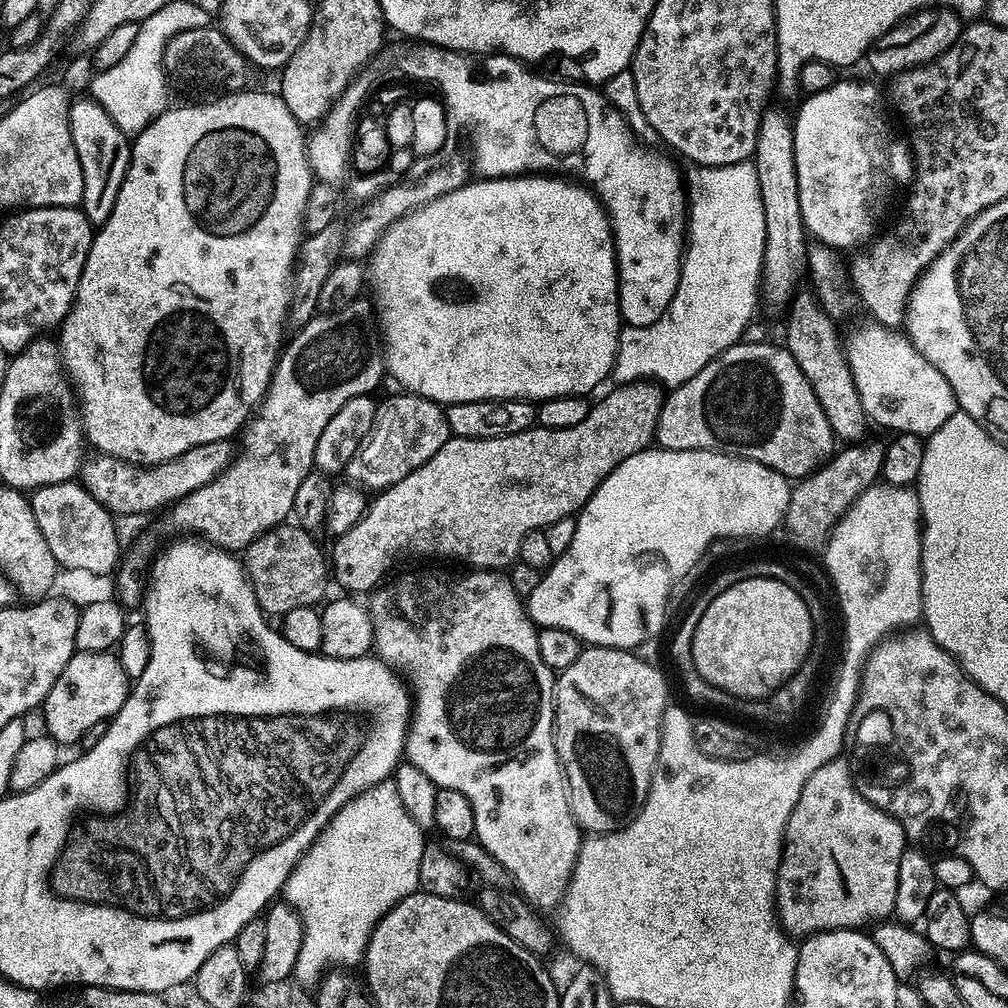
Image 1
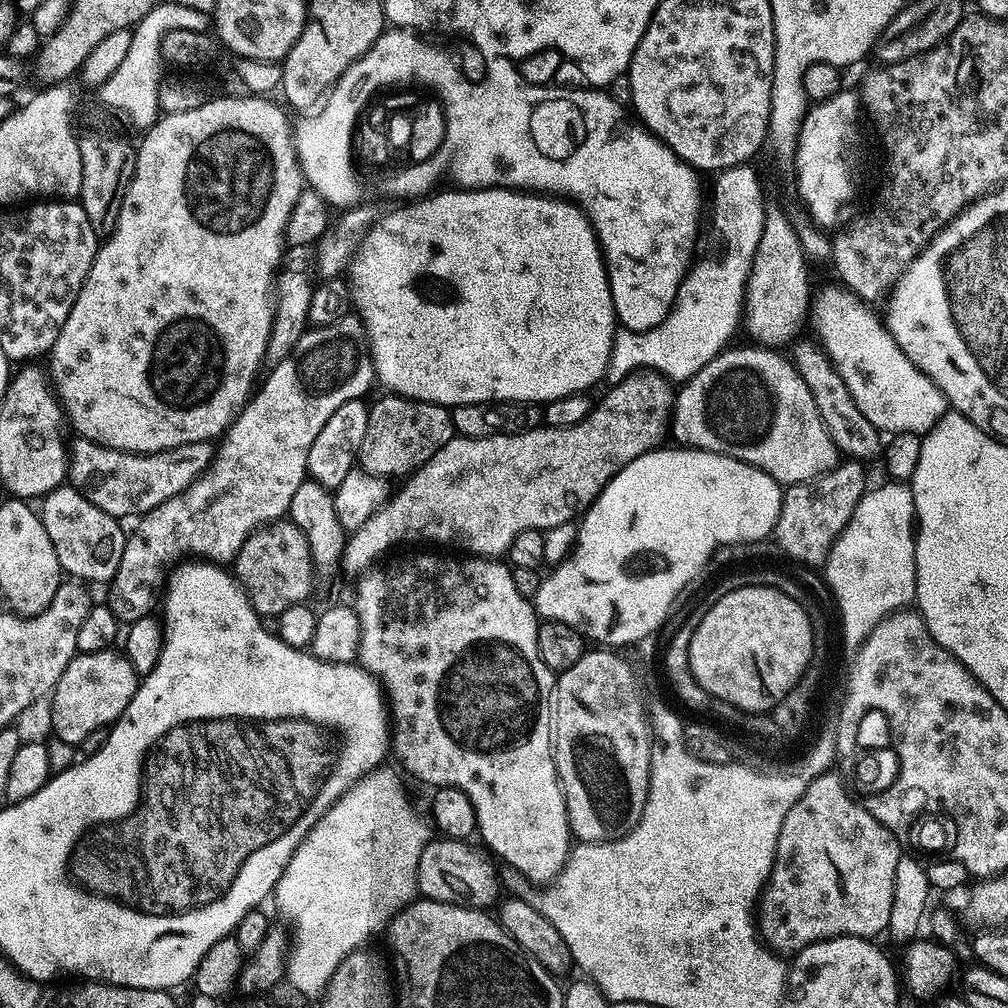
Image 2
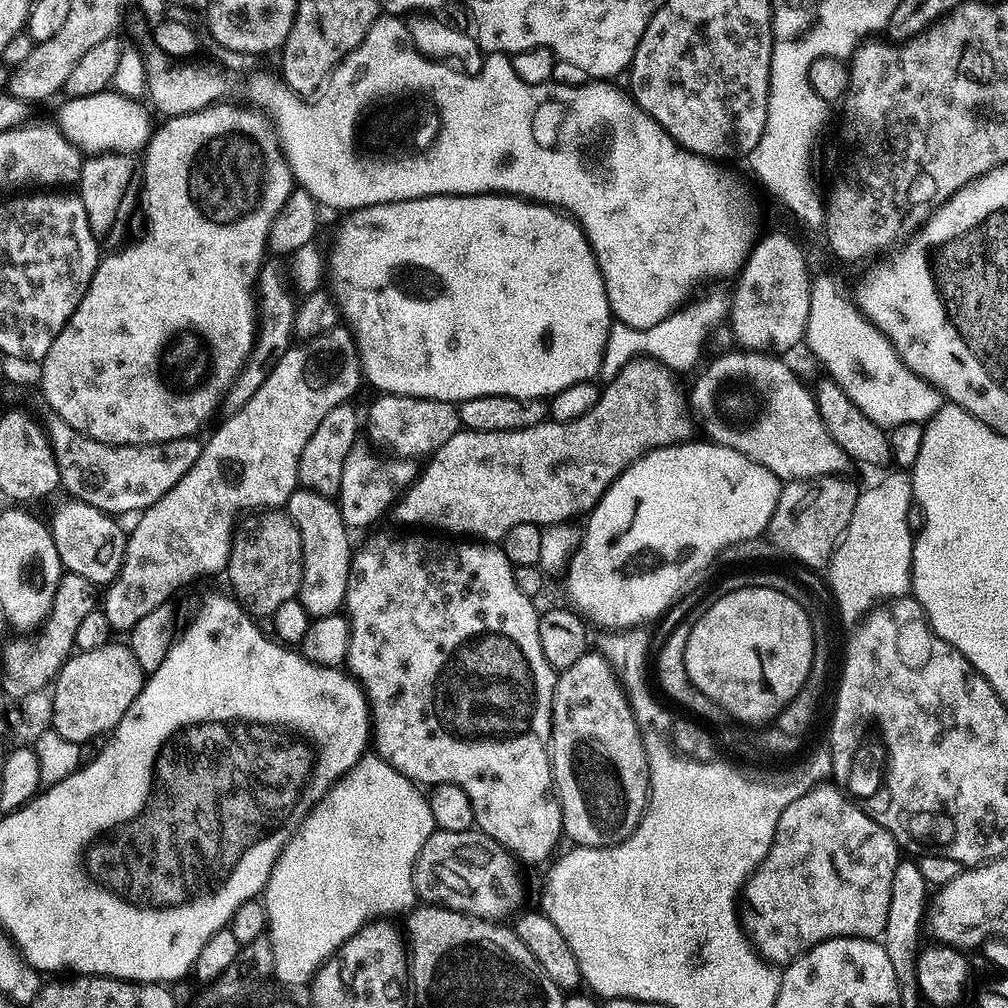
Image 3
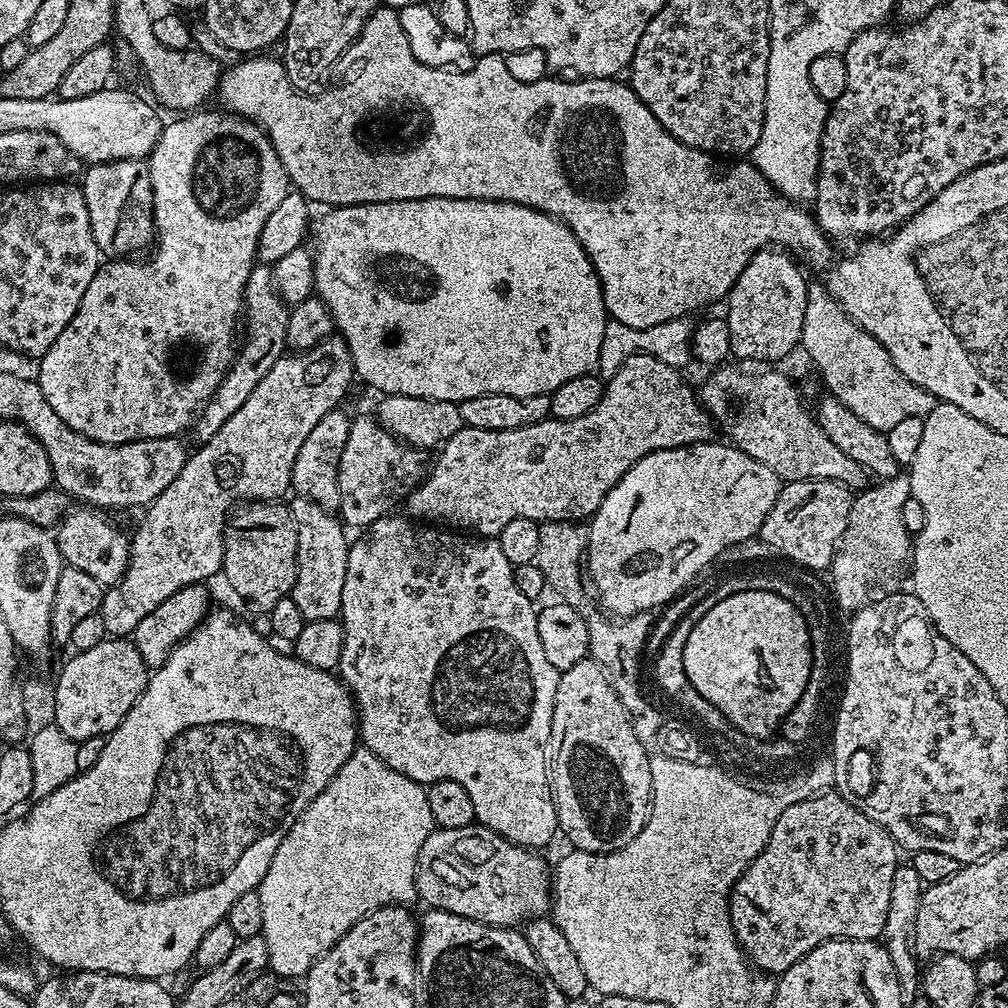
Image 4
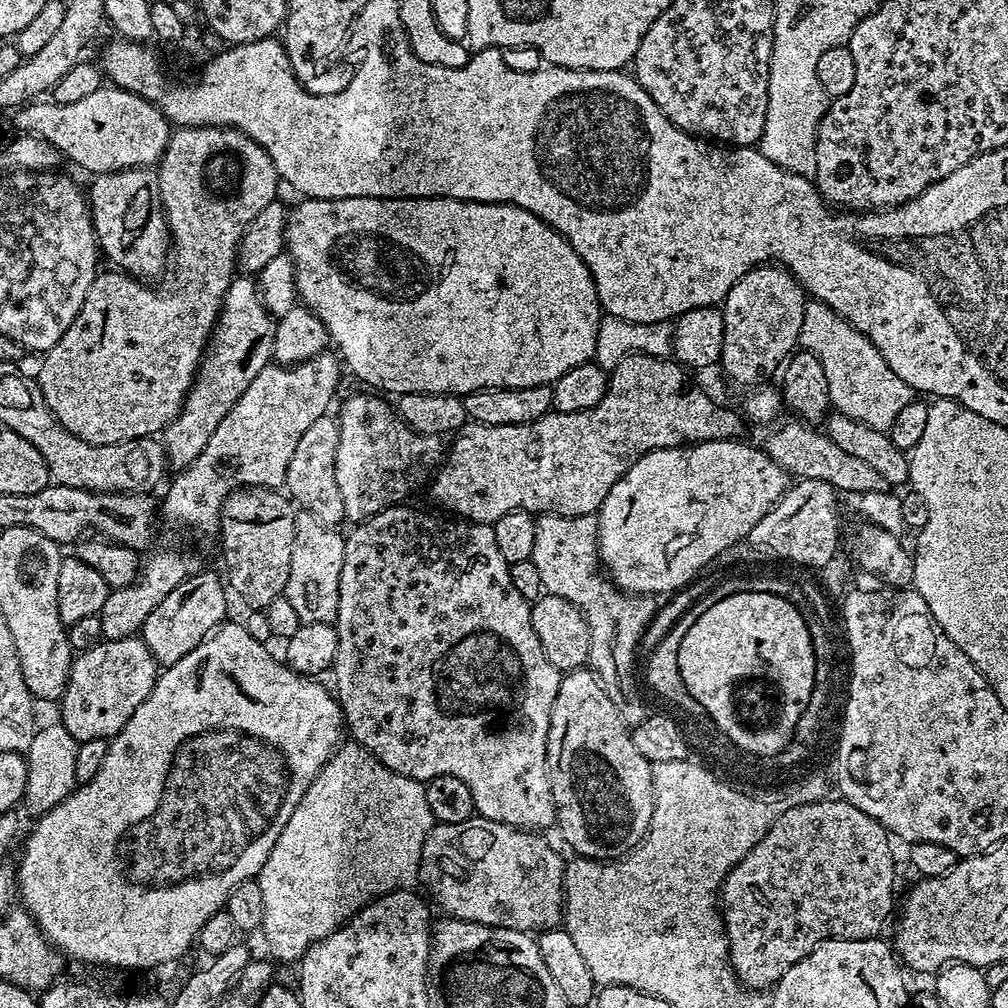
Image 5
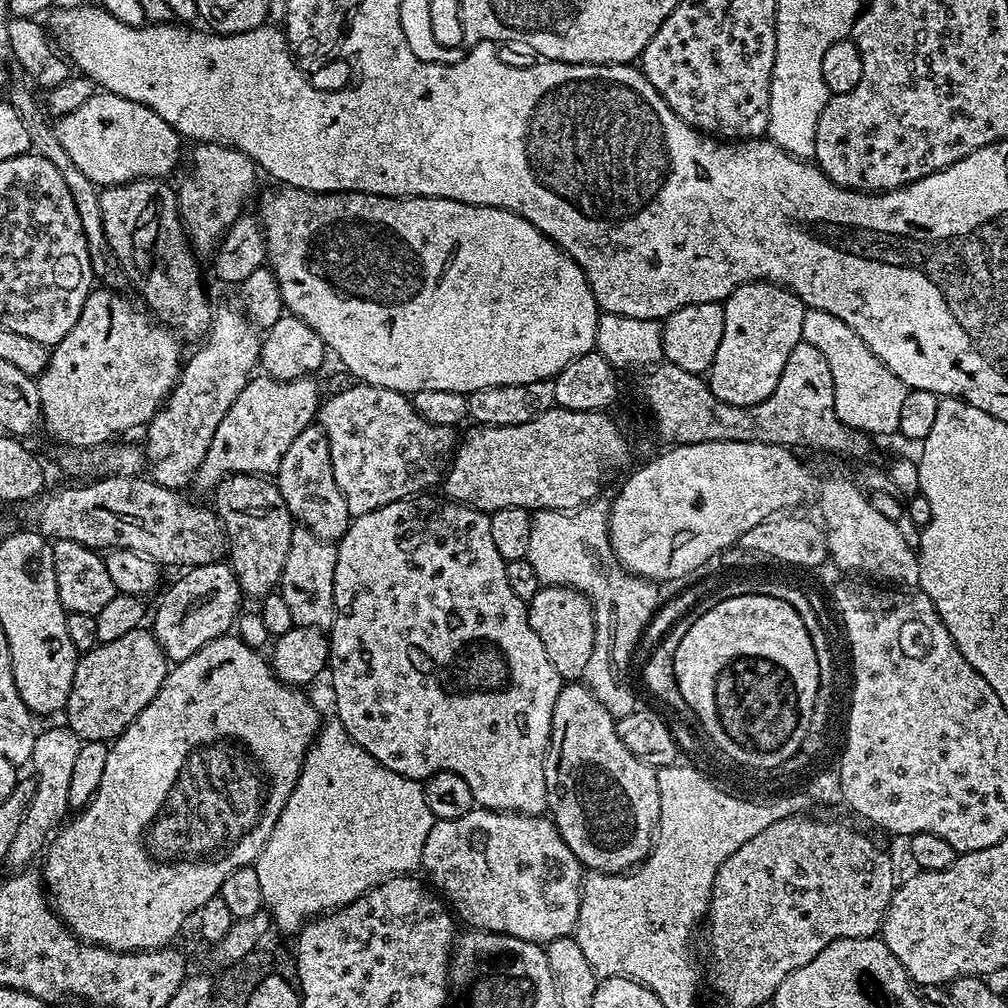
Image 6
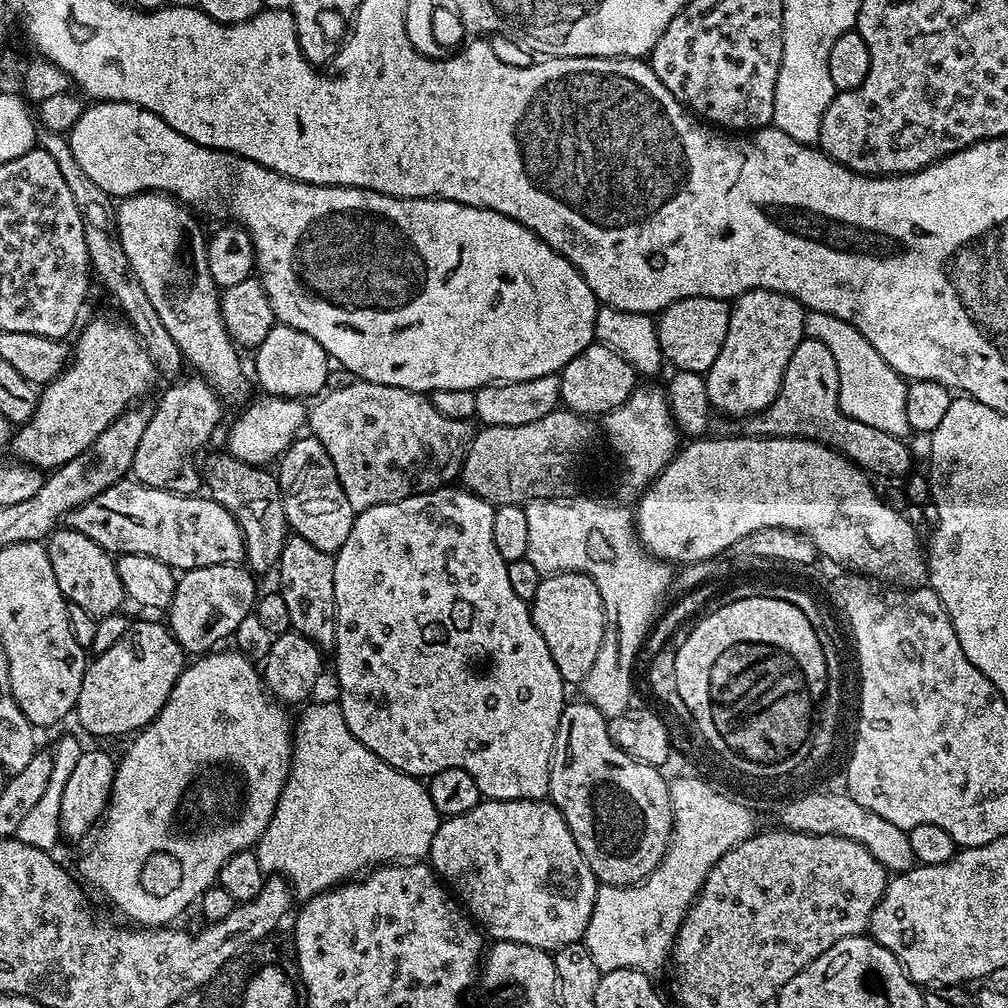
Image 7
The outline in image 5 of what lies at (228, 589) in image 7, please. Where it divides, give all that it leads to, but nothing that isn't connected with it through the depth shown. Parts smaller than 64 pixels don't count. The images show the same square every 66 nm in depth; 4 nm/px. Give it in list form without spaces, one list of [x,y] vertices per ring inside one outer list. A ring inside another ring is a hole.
[[[202,570],[182,582],[182,585],[176,586],[165,601],[154,608],[143,623],[140,637],[161,667],[180,661],[227,619],[228,602],[225,593],[227,591],[221,577],[219,580],[214,573]]]

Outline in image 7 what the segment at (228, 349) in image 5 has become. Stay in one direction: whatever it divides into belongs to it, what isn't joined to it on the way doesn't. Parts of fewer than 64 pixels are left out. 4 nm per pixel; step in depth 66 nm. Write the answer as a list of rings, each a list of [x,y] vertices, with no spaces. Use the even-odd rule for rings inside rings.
[[[192,374],[181,384],[172,384],[152,408],[152,417],[142,433],[142,442],[134,450],[131,475],[154,490],[166,490],[183,496],[194,496],[202,488],[202,472],[195,452],[208,444],[220,424],[221,397],[199,374]]]

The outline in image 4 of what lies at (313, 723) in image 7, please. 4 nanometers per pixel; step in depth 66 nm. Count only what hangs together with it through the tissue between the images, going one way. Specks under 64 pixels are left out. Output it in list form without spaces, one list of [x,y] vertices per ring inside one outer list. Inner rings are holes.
[[[357,747],[342,766],[342,770],[338,770],[338,774],[334,774],[334,778],[328,783],[326,790],[322,790],[322,794],[318,794],[318,798],[314,798],[308,803],[304,813],[294,822],[294,826],[290,826],[286,838],[282,838],[282,842],[270,862],[270,870],[266,870],[266,874],[262,878],[258,891],[262,898],[262,935],[268,951],[268,968],[280,978],[283,976],[303,978],[312,969],[317,958],[326,954],[326,950],[330,950],[330,946],[334,946],[338,942],[338,938],[342,938],[342,934],[346,934],[346,930],[350,930],[350,926],[354,926],[354,922],[358,922],[374,910],[385,908],[391,904],[411,905],[411,900],[417,899],[416,863],[418,854],[422,850],[422,842],[426,842],[426,838],[433,830],[430,802],[425,785],[406,778],[406,774],[398,774],[398,770],[386,766],[386,762],[378,759],[369,748]]]

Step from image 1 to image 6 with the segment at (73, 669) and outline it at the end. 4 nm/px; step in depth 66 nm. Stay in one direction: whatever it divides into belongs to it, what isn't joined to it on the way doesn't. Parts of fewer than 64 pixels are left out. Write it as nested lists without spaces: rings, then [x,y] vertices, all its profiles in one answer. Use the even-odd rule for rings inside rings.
[[[144,626],[130,630],[130,634],[122,634],[122,638],[114,642],[100,644],[83,653],[76,661],[74,686],[70,690],[66,709],[67,726],[84,742],[115,741],[156,697],[169,671],[170,661],[163,647]]]

